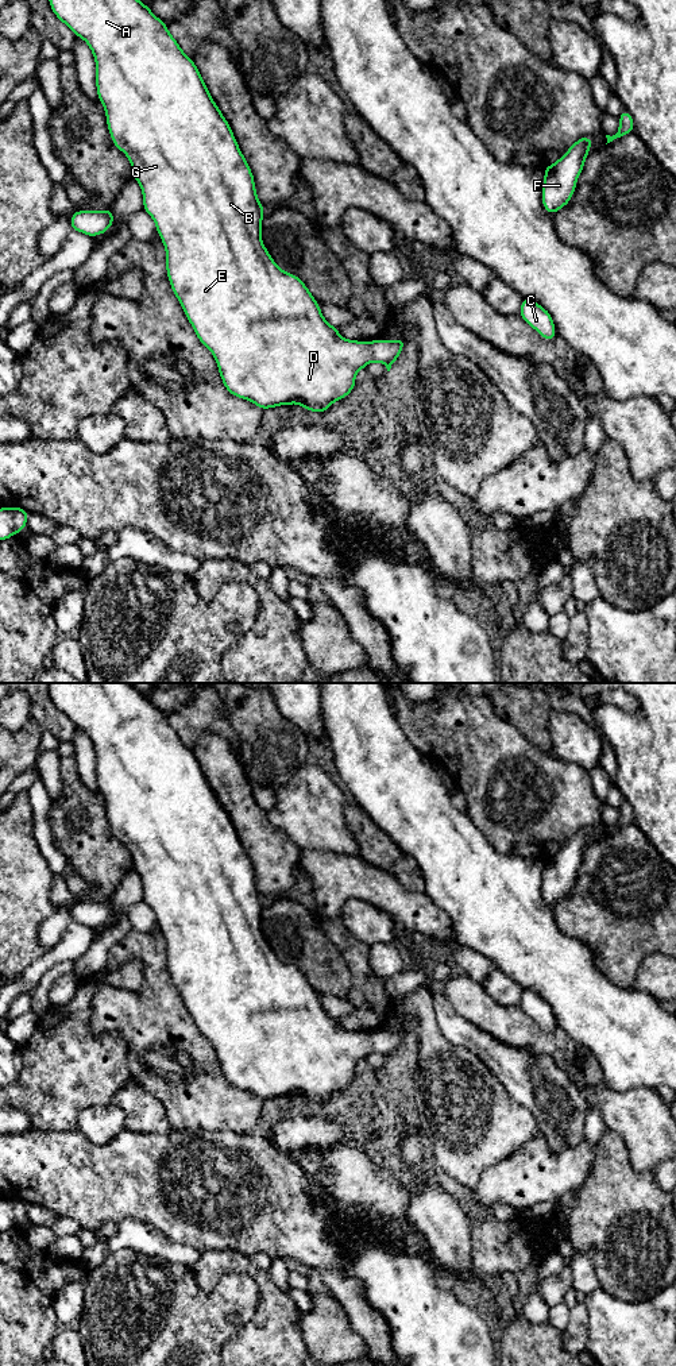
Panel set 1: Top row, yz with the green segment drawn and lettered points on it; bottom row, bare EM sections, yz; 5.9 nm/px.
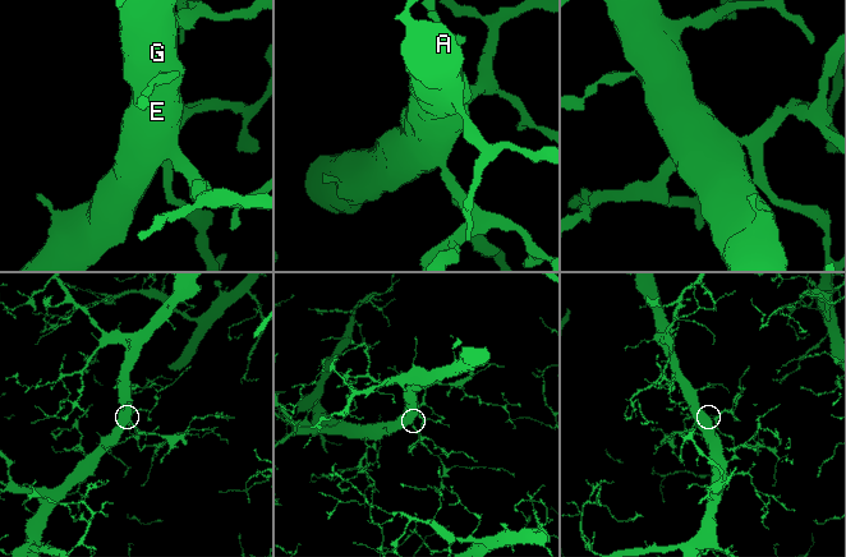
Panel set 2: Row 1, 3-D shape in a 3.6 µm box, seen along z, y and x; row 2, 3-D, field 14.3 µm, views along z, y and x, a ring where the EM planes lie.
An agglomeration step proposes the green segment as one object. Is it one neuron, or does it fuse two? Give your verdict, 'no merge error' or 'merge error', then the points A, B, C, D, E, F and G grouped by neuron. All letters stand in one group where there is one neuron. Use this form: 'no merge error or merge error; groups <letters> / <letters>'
no merge error; groups A B C D E F G

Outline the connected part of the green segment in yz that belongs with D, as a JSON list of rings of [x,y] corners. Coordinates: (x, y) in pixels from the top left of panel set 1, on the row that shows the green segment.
[[[50,0],[50,7],[55,16],[65,23],[76,36],[82,38],[88,43],[93,53],[96,61],[97,99],[104,105],[112,142],[131,162],[134,180],[136,180],[142,188],[143,209],[155,221],[158,235],[166,248],[166,270],[171,290],[178,298],[198,340],[209,348],[216,359],[225,389],[232,395],[258,405],[262,410],[279,405],[289,406],[295,402],[304,406],[306,412],[314,410],[324,413],[335,401],[347,397],[354,390],[356,373],[366,368],[370,362],[383,363],[387,371],[390,371],[393,363],[403,350],[403,339],[398,337],[391,342],[375,339],[371,343],[364,343],[341,337],[339,329],[324,319],[318,302],[305,283],[297,275],[279,269],[273,261],[260,238],[264,208],[258,200],[252,171],[239,148],[228,121],[209,94],[197,66],[193,59],[182,51],[177,40],[169,32],[166,23],[157,18],[151,9],[139,0]]]

